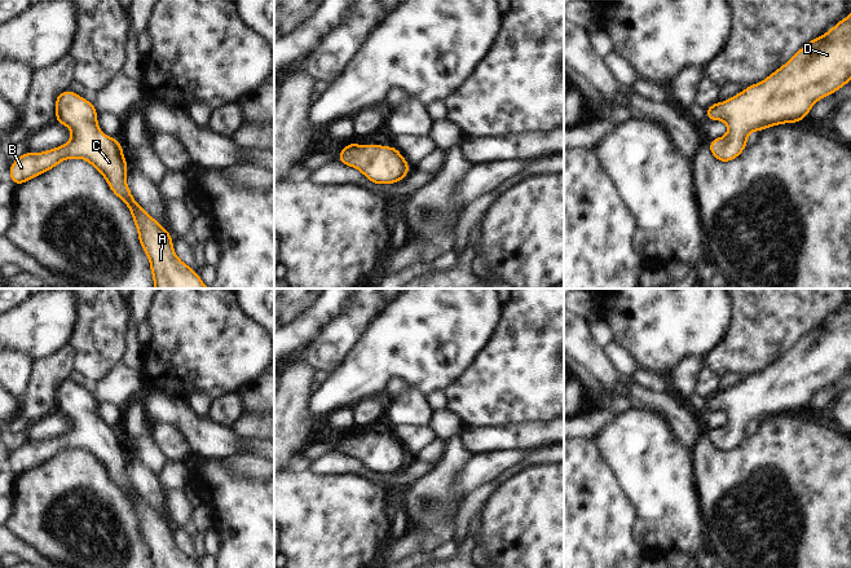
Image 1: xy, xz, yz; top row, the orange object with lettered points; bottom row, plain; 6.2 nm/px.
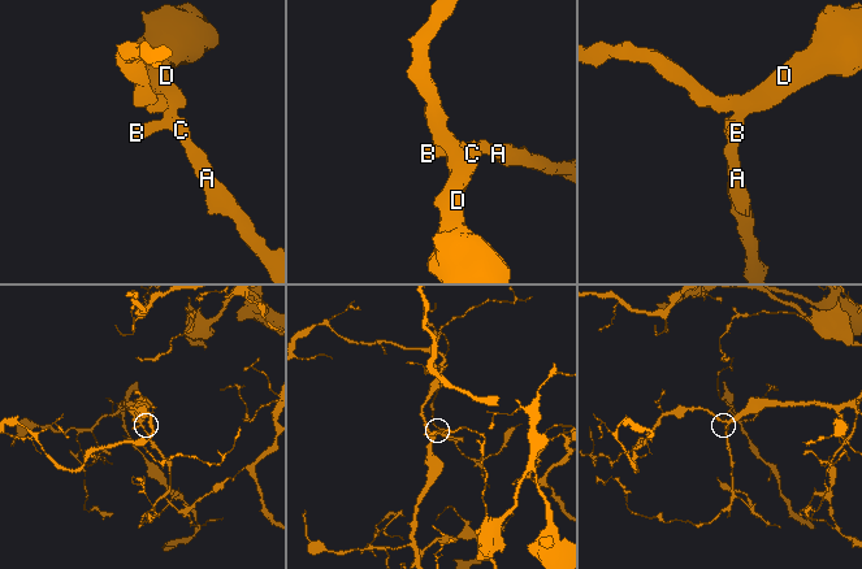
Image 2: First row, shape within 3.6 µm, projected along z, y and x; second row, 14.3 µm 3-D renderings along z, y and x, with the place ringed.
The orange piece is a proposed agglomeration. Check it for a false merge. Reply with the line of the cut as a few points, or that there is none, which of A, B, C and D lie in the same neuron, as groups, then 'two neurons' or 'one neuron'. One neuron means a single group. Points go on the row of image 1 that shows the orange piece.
cut none; groups A B C D; one neuron

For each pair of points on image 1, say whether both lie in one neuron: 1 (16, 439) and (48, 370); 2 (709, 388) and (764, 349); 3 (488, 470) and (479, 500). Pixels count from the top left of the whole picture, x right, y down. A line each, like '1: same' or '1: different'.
1: different
2: different
3: different

